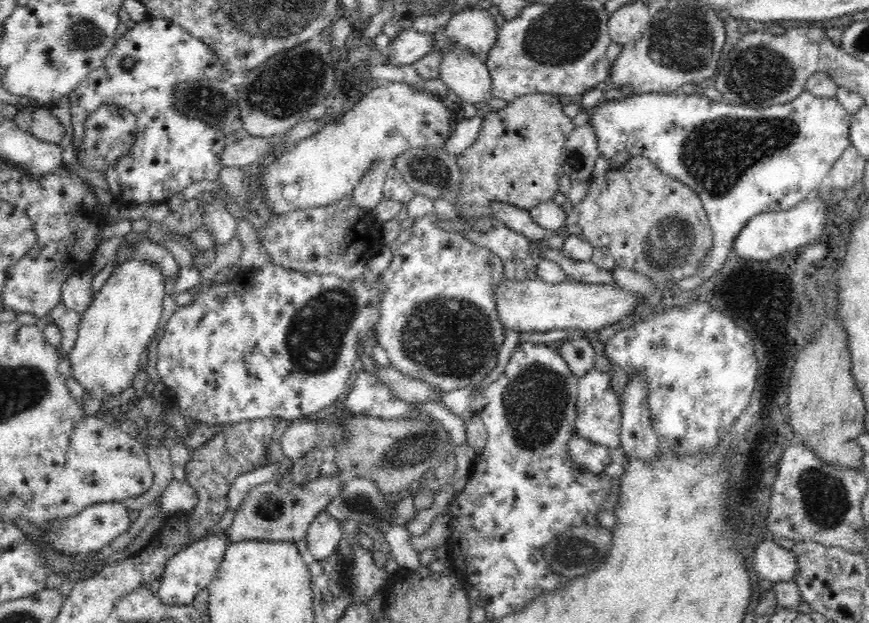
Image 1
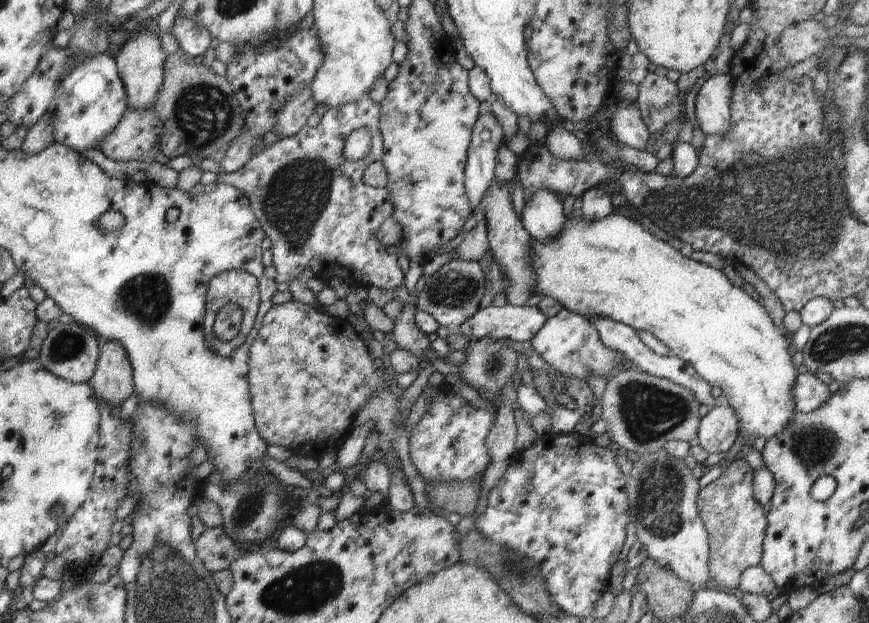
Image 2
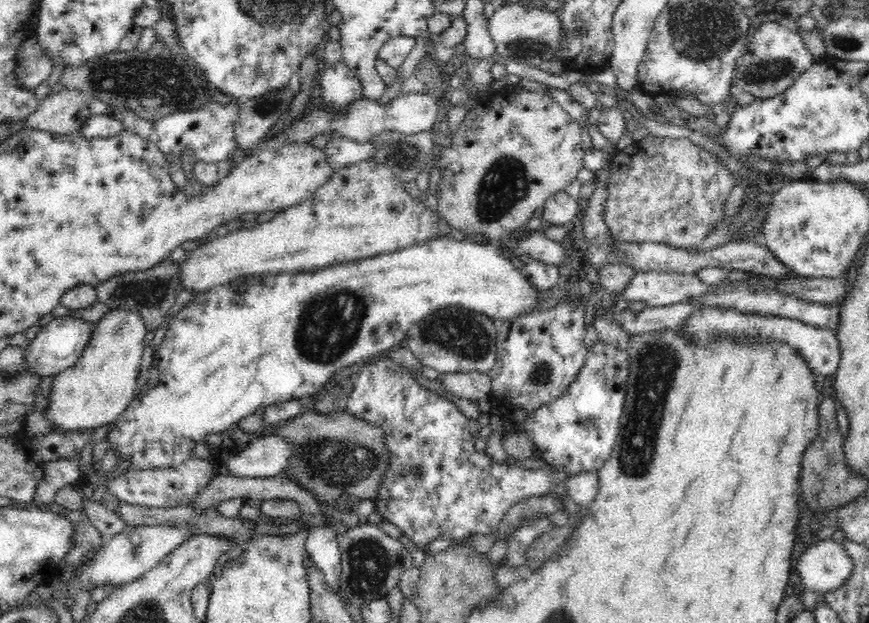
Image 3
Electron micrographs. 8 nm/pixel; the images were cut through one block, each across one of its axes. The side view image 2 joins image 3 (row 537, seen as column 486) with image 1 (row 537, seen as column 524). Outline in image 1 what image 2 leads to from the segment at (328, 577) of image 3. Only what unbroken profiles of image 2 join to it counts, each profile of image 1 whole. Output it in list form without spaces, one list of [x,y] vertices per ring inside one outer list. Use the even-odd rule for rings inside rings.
[[[326,509],[319,513],[308,527],[306,536],[307,548],[316,561],[332,556],[344,537],[340,521],[332,517]]]

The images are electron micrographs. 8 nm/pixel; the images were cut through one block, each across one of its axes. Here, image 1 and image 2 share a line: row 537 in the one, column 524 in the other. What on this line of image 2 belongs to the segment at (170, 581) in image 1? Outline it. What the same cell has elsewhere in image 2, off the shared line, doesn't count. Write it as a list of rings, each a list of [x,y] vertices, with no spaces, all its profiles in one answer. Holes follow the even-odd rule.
[[[538,190],[526,204],[520,215],[520,220],[526,232],[536,240],[554,240],[560,236],[560,228],[566,222],[563,199],[550,190]]]

